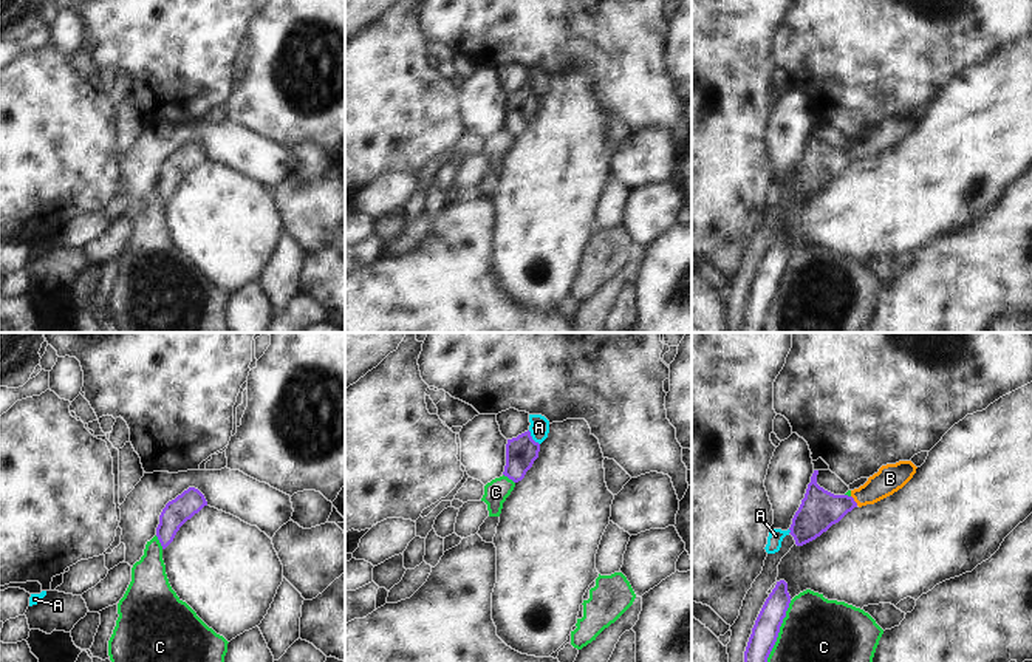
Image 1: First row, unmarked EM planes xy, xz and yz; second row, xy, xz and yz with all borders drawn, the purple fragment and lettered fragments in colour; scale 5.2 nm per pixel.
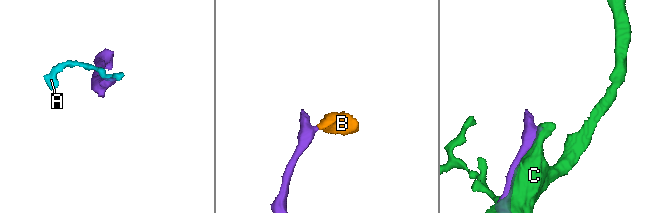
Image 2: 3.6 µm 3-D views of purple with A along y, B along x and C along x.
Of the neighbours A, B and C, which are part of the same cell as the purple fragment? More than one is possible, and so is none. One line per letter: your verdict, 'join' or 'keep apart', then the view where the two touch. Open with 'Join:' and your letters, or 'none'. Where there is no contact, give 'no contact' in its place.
Join: B
A: keep apart; meets purple in xz
B: join; meets purple in yz
C: keep apart; meets purple in yz

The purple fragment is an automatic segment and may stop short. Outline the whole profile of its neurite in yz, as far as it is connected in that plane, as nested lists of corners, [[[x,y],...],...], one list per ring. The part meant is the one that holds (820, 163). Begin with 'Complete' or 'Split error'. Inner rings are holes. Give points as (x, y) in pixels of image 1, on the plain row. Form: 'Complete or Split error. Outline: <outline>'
Split error. Outline: [[[911,114],[887,118],[851,148],[834,148],[817,138],[818,124],[814,124],[805,152],[792,172],[789,187],[797,200],[803,200],[832,178],[839,176],[854,161],[874,158],[902,142],[916,127]]]

